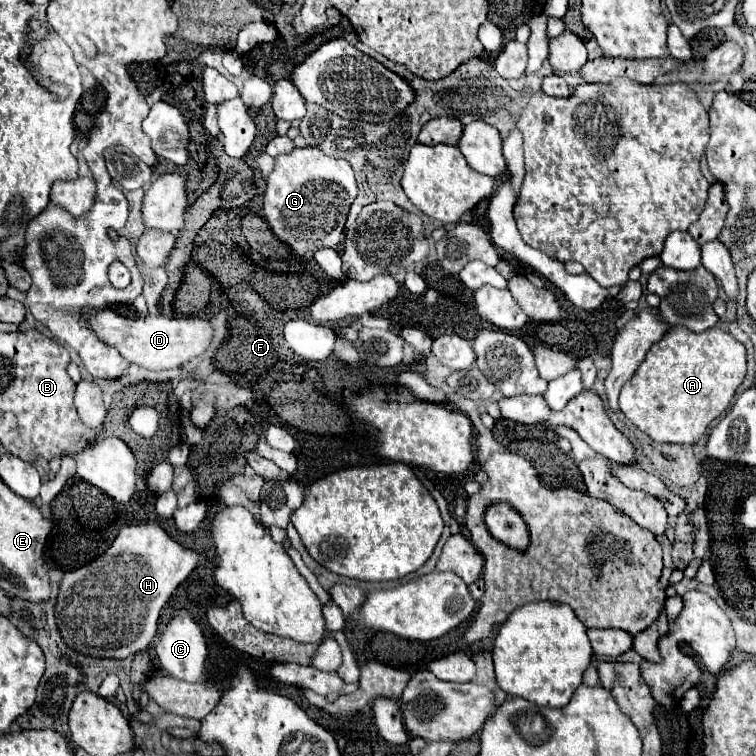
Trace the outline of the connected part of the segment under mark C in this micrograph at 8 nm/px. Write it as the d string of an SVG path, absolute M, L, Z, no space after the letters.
M179 609L175 613L175 617L169 621L169 625L165 627L159 643L155 645L155 653L159 663L163 665L163 669L183 681L193 681L199 683L205 679L205 659L207 659L207 641L205 635L201 631L201 627L195 623L195 619L191 617L191 613L187 609Z

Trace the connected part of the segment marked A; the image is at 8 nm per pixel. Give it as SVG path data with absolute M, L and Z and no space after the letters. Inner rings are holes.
M671 327L667 335L657 341L635 375L621 387L619 409L625 417L647 433L653 441L663 443L695 443L699 441L709 423L729 407L735 389L745 377L745 347L727 331L713 327L703 333L693 333L687 327Z

